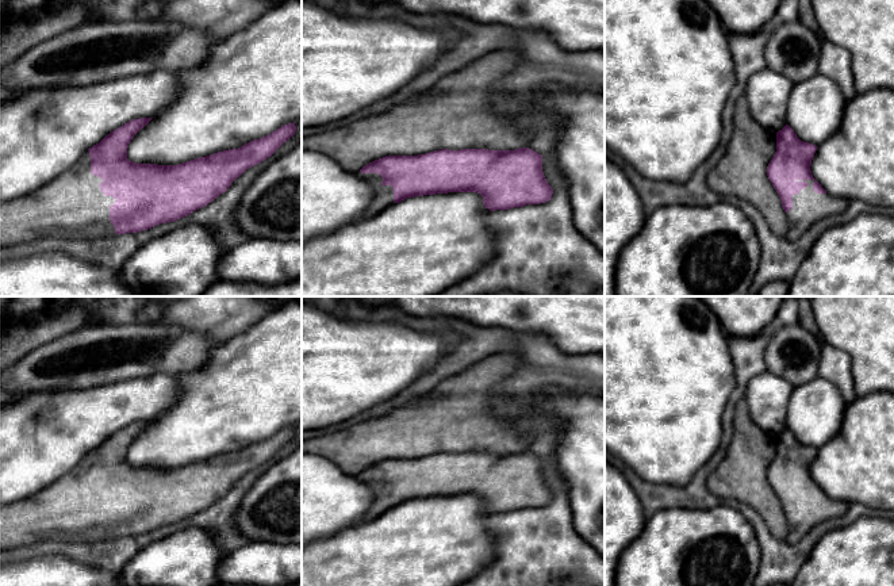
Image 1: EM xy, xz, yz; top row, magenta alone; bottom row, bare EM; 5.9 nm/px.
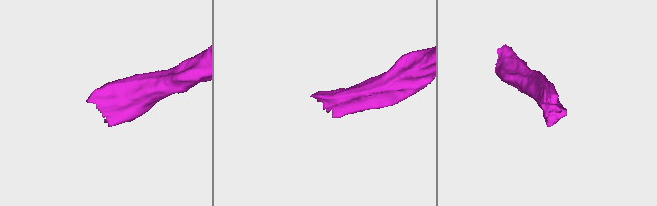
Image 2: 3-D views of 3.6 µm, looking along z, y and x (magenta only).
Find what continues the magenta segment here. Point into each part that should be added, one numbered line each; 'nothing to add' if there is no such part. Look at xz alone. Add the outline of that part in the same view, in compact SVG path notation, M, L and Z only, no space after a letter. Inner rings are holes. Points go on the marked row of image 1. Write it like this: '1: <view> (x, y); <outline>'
1: xz (383, 195); M356 172L358 177L364 179L373 191L373 199L371 206L362 215L362 219L372 218L381 212L383 210L394 206L394 188L391 185L383 185L383 177L377 173L361 173Z

